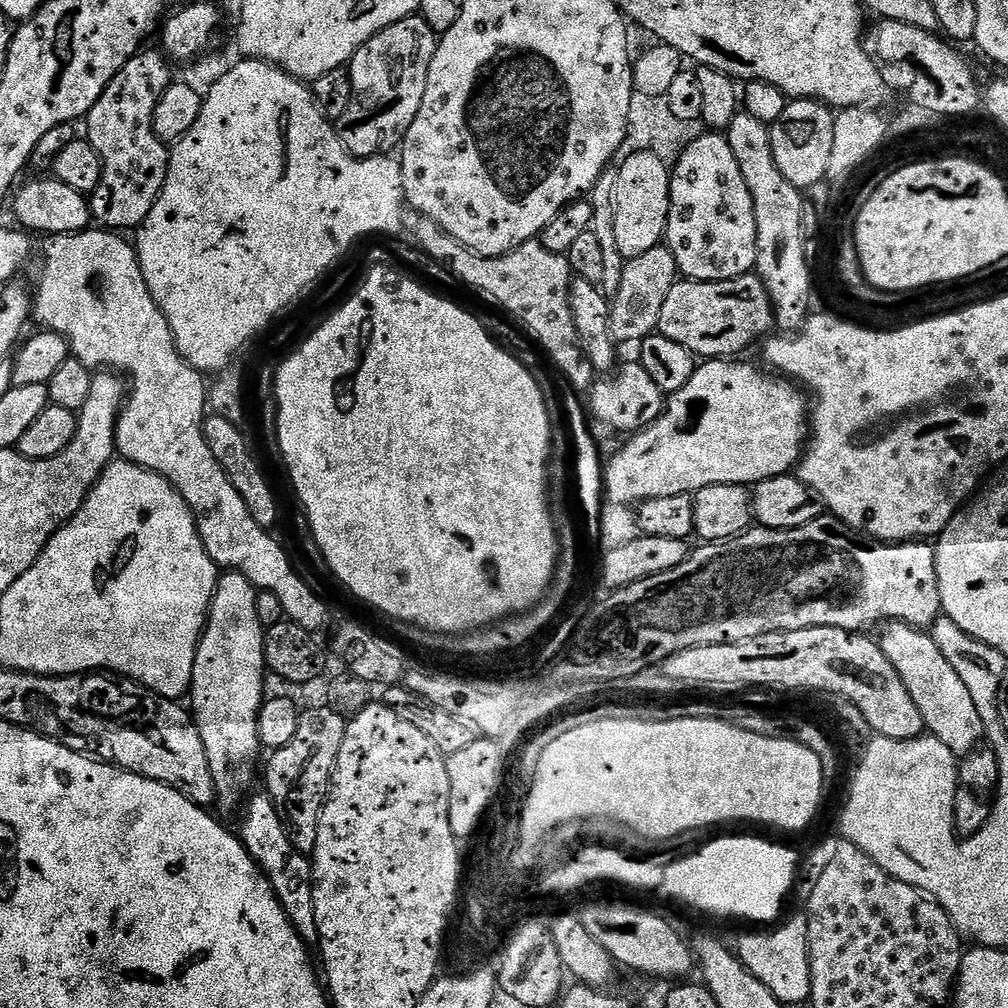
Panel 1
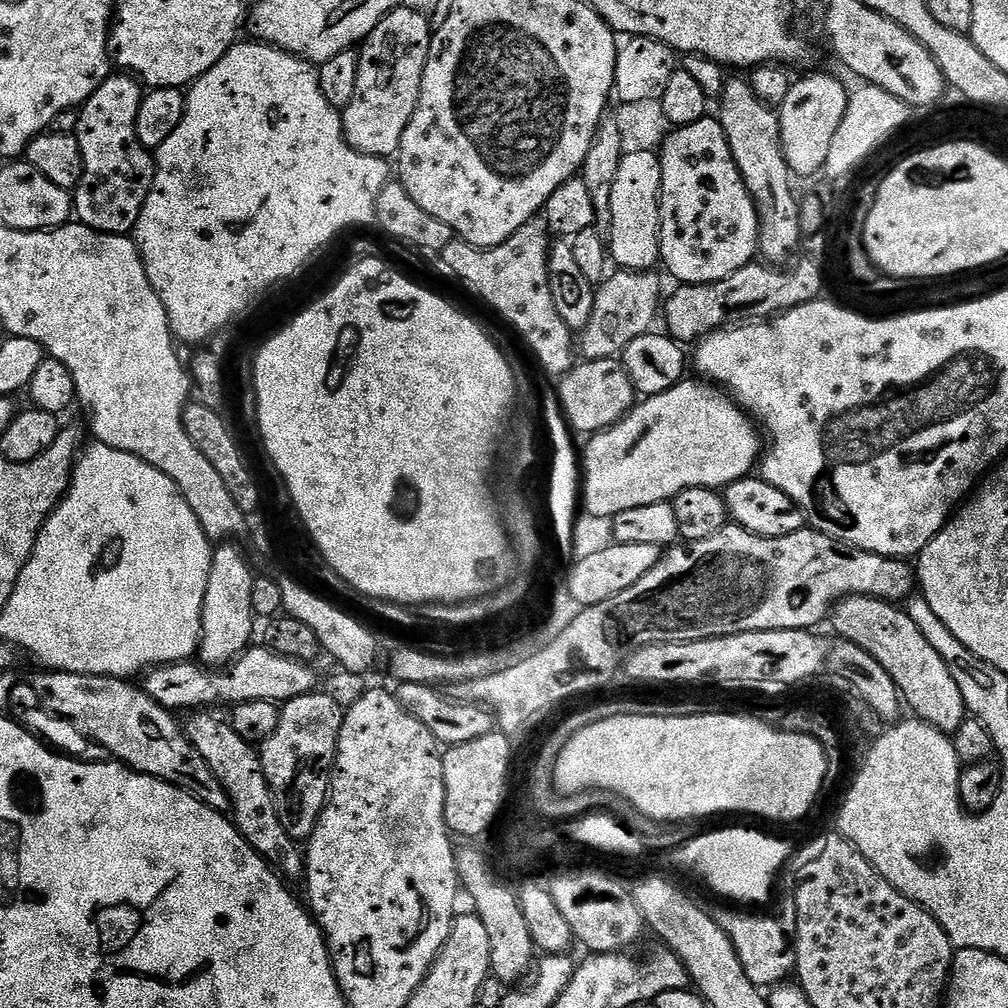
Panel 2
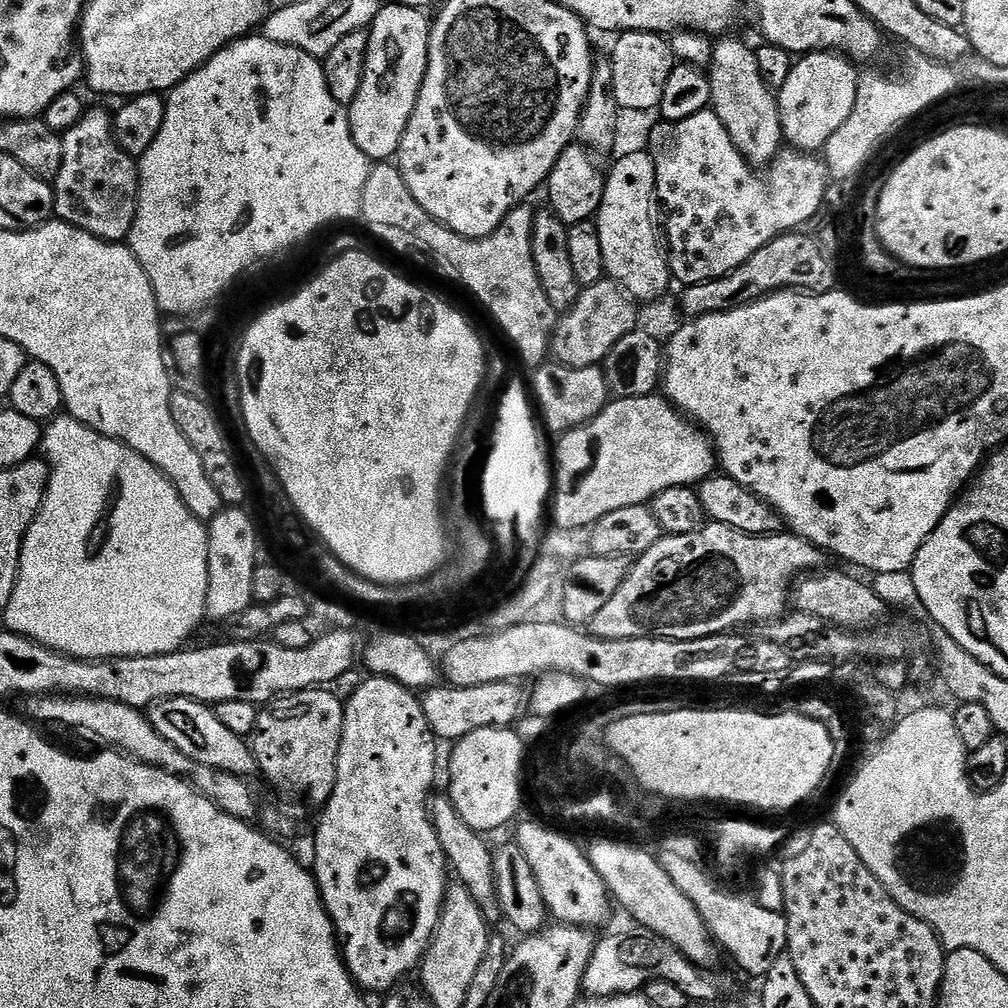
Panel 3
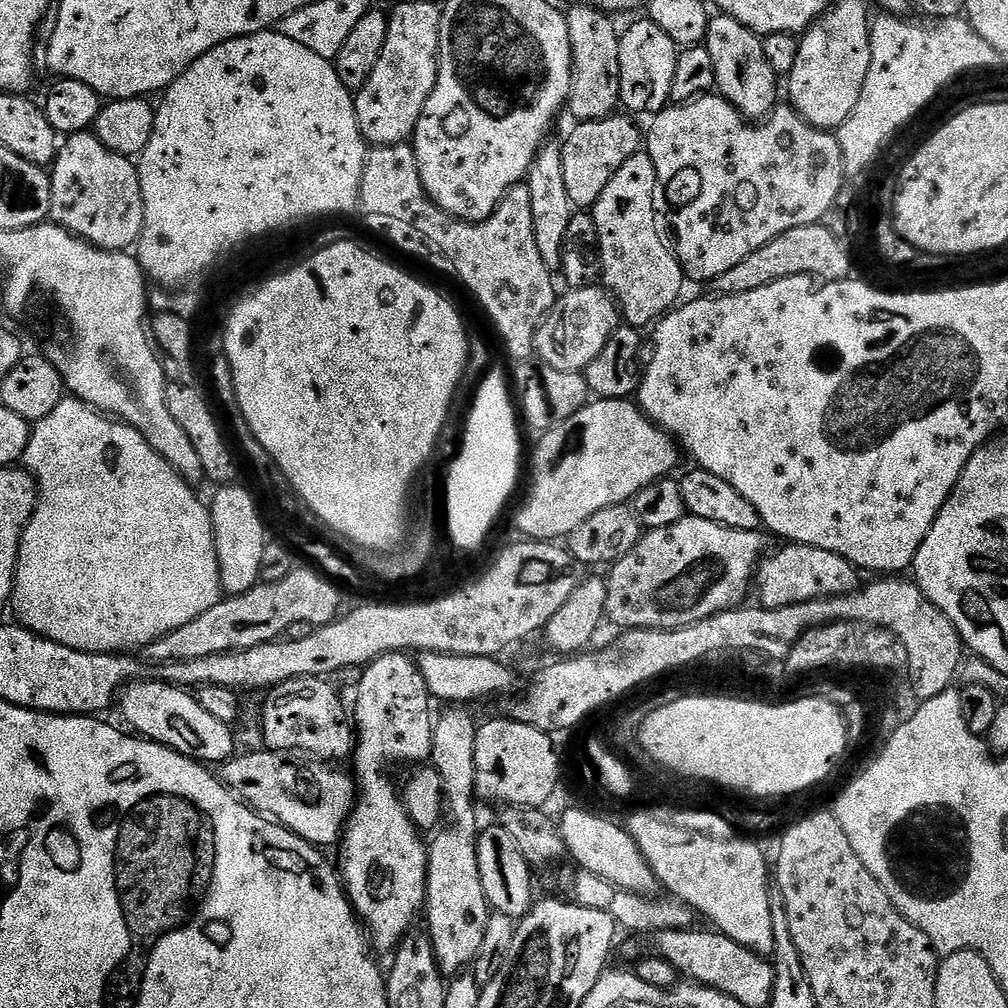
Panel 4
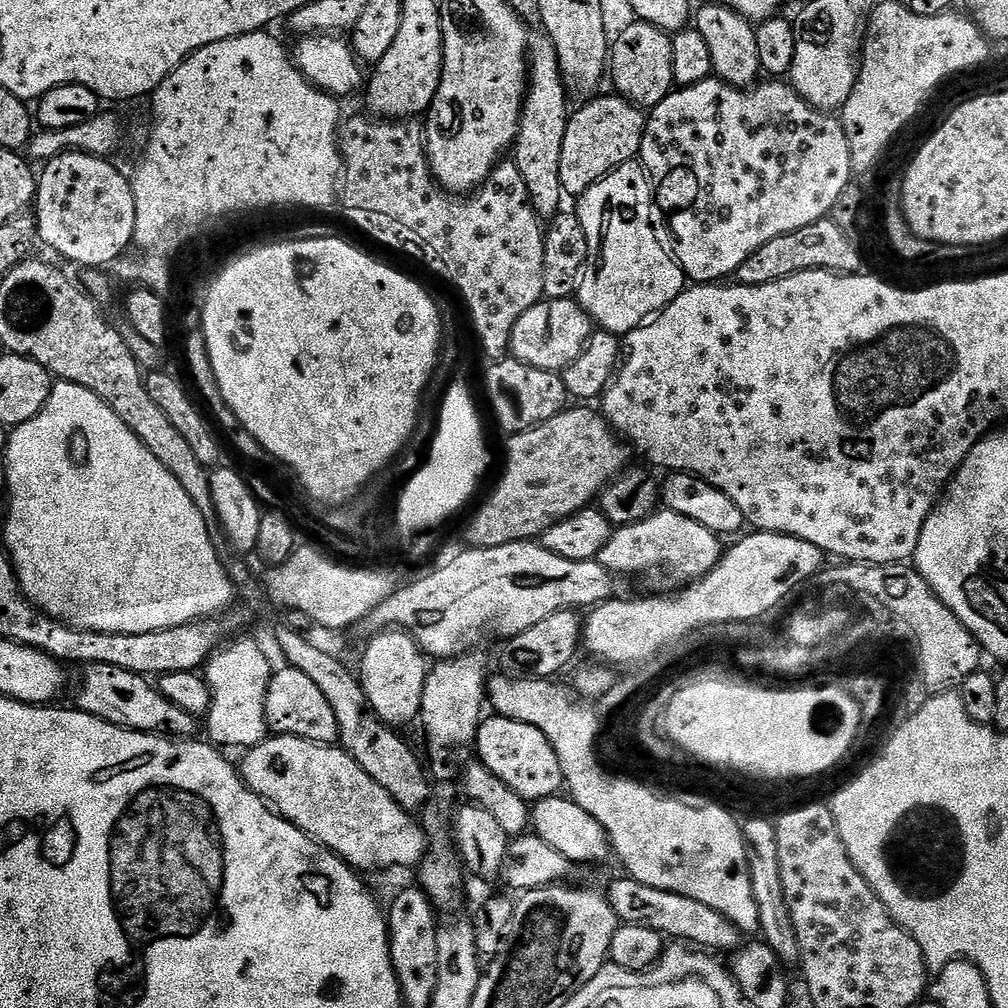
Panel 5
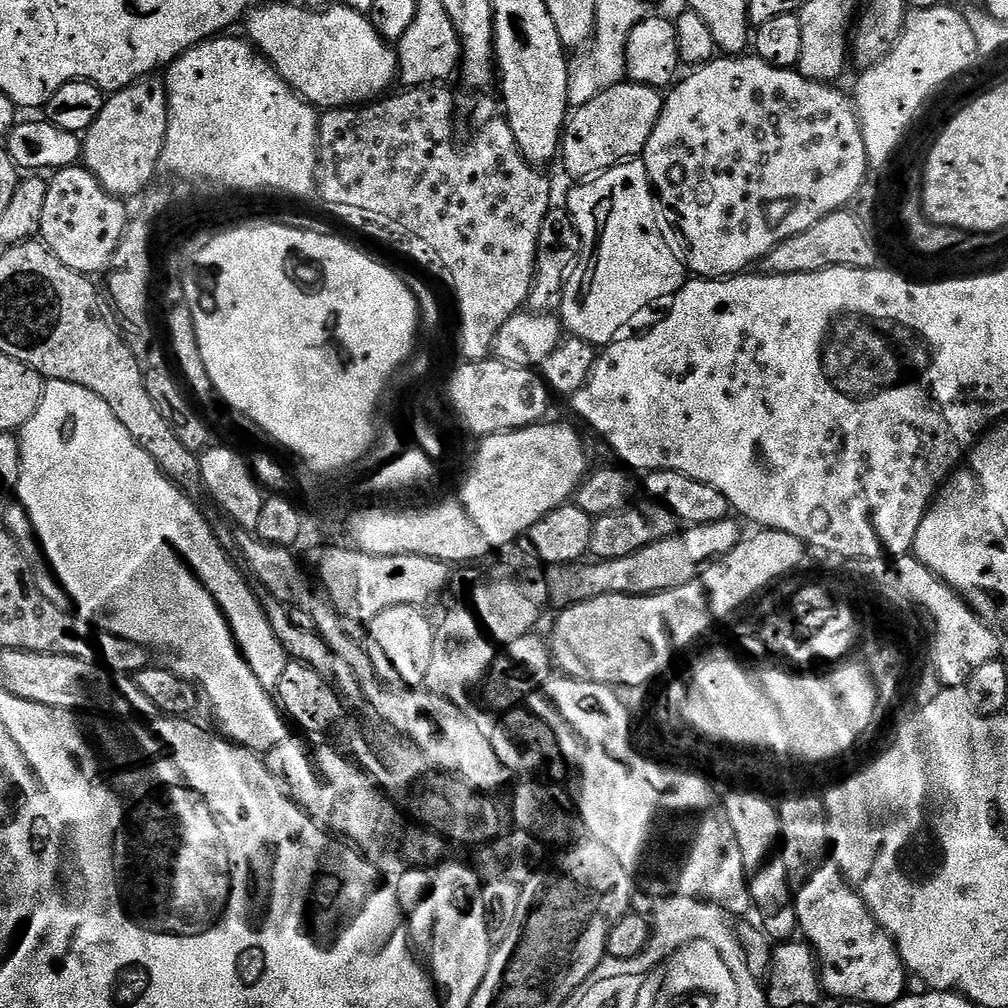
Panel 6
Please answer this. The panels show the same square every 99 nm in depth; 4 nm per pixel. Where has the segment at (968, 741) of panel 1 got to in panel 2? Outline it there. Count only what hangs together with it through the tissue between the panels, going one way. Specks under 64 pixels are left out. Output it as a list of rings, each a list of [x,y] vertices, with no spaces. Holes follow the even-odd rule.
[[[847,596],[830,613],[830,625],[842,640],[853,640],[870,654],[894,678],[903,703],[913,708],[915,719],[934,726],[940,732],[955,734],[969,715],[962,690],[950,674],[950,666],[942,662],[942,654],[922,638],[922,630],[914,626],[903,607],[873,596]]]

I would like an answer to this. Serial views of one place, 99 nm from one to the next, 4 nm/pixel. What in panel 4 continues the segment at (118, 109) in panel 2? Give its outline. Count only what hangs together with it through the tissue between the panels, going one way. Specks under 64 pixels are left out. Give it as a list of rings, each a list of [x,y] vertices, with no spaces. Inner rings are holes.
[[[91,131],[76,132],[69,135],[67,139],[59,145],[55,161],[50,168],[50,179],[52,181],[52,185],[50,186],[50,202],[52,203],[50,213],[51,223],[66,229],[67,232],[71,232],[73,236],[80,237],[81,240],[94,245],[95,248],[104,248],[108,252],[122,252],[131,249],[136,241],[140,239],[140,231],[142,230],[142,222],[144,221],[144,207],[142,206],[142,186],[140,185],[139,167],[137,167],[129,157],[119,156],[111,152]]]

